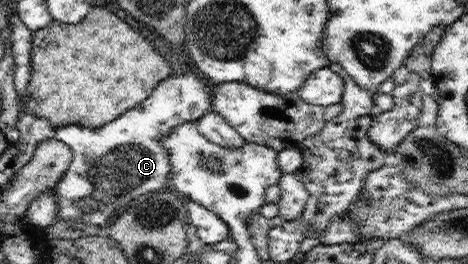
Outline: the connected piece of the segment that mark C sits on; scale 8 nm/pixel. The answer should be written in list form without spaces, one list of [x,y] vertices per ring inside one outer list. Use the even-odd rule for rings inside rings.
[[[191,68],[187,73],[173,74],[163,79],[141,104],[130,108],[109,124],[99,128],[70,124],[56,129],[56,137],[71,147],[73,155],[69,168],[54,190],[59,204],[58,220],[81,219],[86,224],[99,225],[105,229],[114,217],[129,209],[133,203],[151,192],[166,188],[171,181],[171,163],[167,150],[162,146],[163,137],[173,127],[185,121],[197,121],[209,111],[213,104],[214,89],[215,86],[204,75]]]

